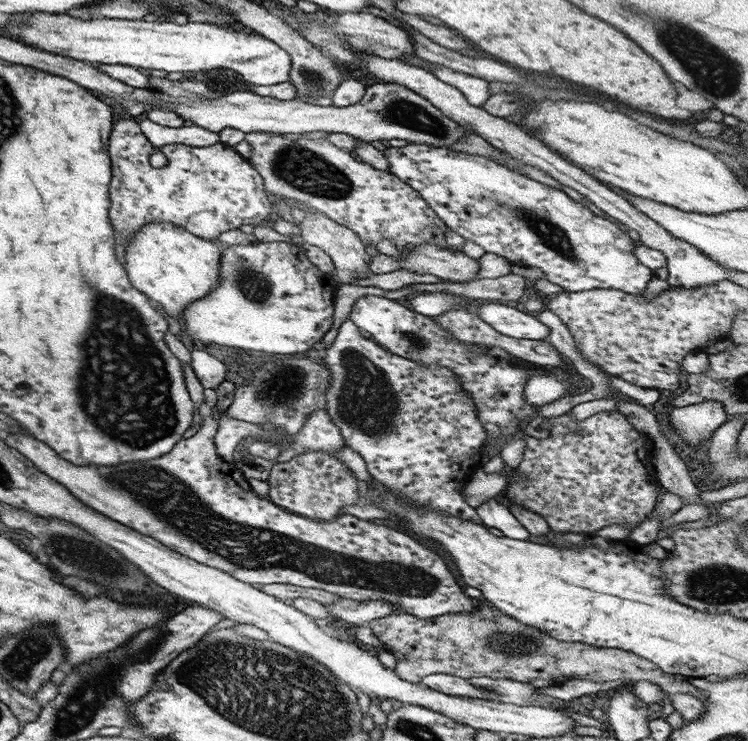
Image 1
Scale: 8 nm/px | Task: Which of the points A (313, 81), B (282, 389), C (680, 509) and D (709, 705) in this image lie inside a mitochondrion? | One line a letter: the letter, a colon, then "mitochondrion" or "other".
A: mitochondrion
B: mitochondrion
C: other
D: other

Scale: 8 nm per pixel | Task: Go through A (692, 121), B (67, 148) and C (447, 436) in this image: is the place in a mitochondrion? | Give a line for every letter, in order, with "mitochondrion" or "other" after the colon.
A: other
B: other
C: other

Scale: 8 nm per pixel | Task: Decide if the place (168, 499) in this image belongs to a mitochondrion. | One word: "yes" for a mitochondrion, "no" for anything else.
yes

